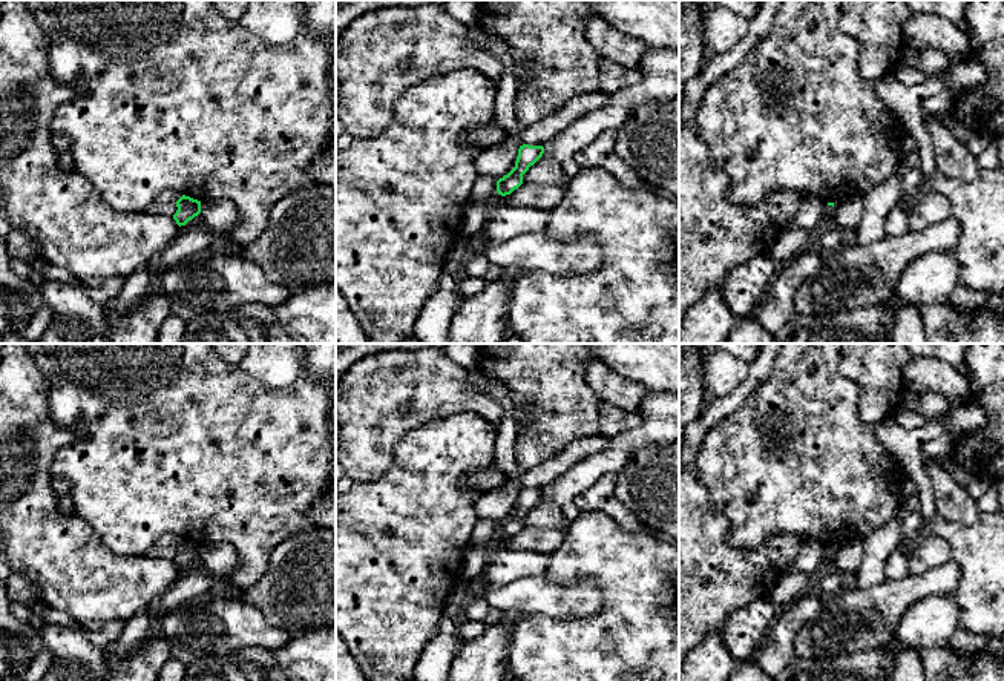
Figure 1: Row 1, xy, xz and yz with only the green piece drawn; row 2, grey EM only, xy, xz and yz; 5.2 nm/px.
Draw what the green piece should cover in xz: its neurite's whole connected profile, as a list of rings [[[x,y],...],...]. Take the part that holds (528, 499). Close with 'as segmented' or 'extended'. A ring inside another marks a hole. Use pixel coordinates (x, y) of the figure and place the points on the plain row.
[[[520,489],[515,511],[497,525],[498,538],[506,540],[518,532],[523,528],[523,518],[543,500],[543,497],[543,489]]]; as segmented

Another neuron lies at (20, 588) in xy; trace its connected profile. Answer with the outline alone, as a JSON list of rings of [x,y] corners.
[[[12,571],[5,586],[8,600],[12,603],[23,603],[26,606],[32,606],[38,601],[38,591],[34,581],[26,574]]]

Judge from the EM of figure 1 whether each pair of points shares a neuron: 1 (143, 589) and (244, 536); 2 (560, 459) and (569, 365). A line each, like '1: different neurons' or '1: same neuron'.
1: different neurons
2: different neurons

